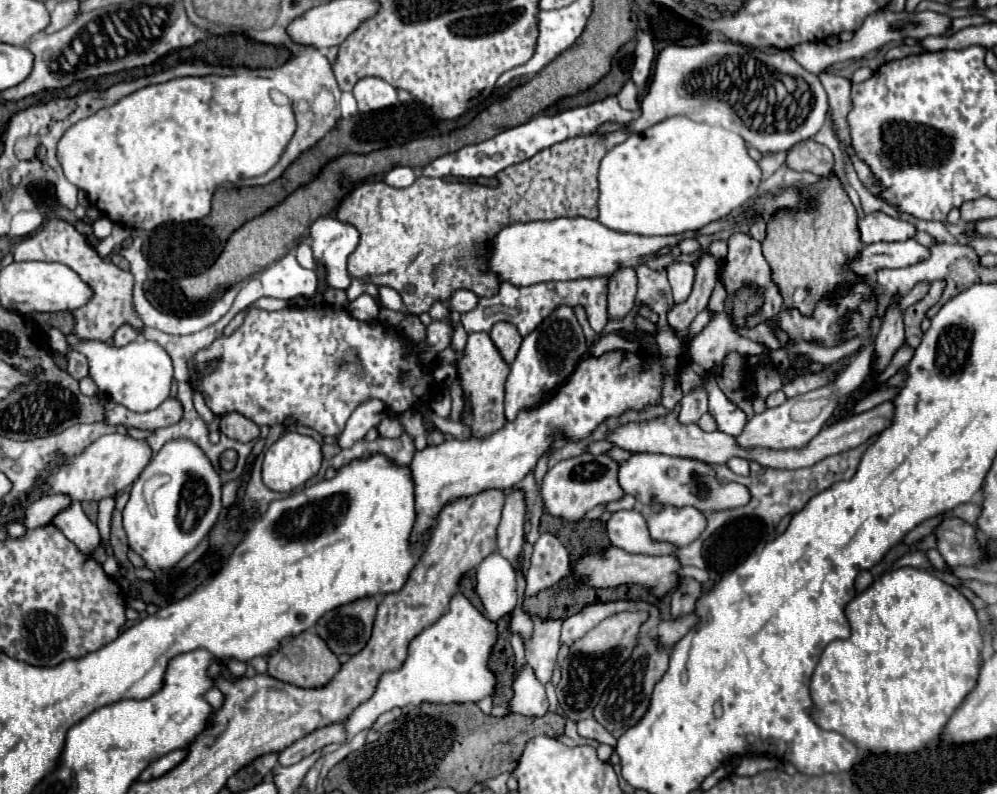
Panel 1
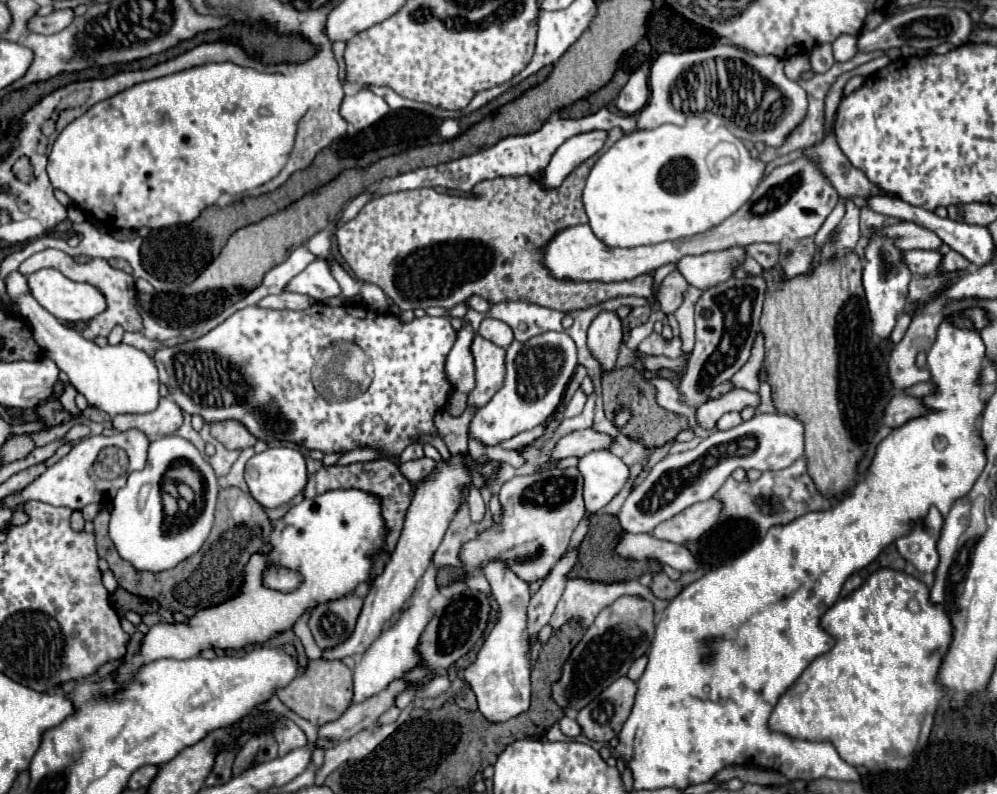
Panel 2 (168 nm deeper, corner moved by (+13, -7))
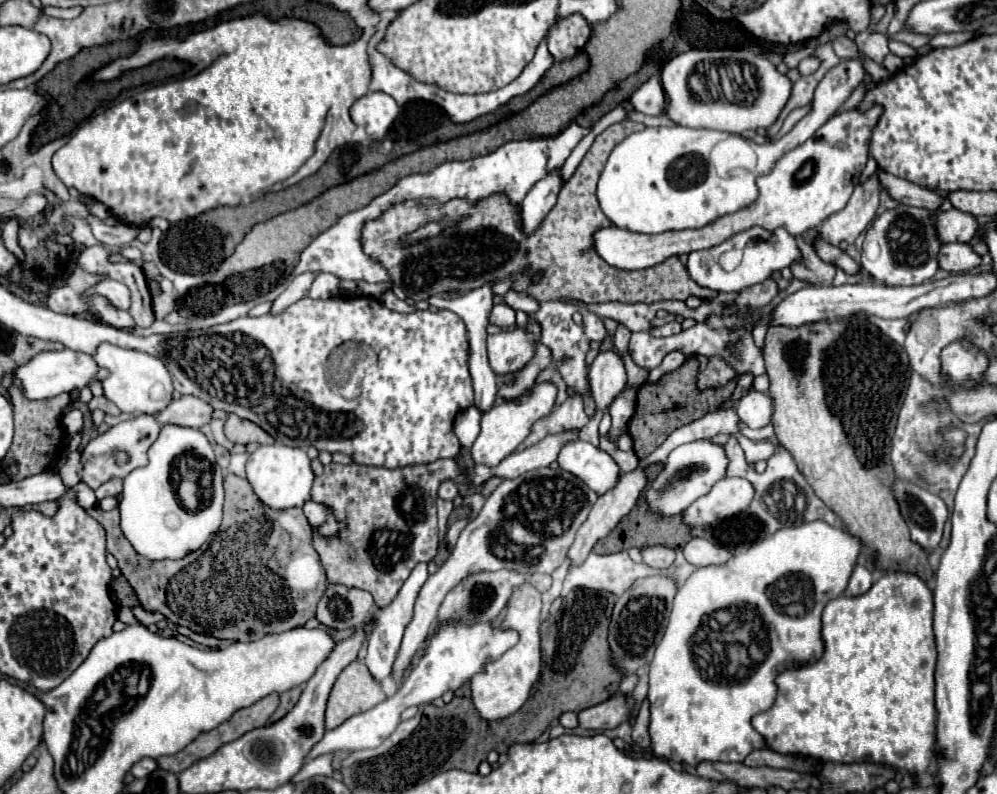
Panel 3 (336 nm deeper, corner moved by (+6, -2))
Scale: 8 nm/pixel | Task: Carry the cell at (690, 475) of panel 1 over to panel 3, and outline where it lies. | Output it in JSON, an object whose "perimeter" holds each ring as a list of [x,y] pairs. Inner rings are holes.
{"perimeter":[[[583,440],[565,442],[561,446],[557,464],[565,472],[571,472],[579,480],[583,480],[597,494],[611,490],[621,472],[617,462],[607,452]]]}

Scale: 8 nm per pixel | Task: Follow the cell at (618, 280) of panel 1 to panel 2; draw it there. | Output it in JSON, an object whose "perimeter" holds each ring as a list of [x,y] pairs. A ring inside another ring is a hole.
{"perimeter":[[[600,311],[588,329],[588,349],[608,371],[614,367],[622,343],[622,321],[612,311]]]}

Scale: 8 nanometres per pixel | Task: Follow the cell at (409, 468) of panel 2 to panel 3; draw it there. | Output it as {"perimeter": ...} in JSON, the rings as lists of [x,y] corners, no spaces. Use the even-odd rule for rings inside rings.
{"perimeter":[[[443,482],[443,486],[439,488],[439,498],[443,500],[455,500],[459,496],[457,484],[455,482]]]}

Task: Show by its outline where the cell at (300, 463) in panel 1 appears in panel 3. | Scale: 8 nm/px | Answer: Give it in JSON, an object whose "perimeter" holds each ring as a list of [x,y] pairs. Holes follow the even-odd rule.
{"perimeter":[[[283,444],[259,446],[253,454],[249,454],[245,468],[247,468],[247,480],[253,492],[259,496],[259,500],[265,506],[273,510],[303,506],[307,500],[311,500],[313,470],[311,470],[311,460],[301,448],[289,448]]]}

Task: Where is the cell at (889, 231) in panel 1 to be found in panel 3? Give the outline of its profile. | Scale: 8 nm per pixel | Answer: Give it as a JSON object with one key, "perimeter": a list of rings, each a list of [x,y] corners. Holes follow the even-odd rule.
{"perimeter":[[[949,210],[937,214],[939,238],[943,242],[969,242],[979,232],[979,222],[973,214],[961,210]]]}

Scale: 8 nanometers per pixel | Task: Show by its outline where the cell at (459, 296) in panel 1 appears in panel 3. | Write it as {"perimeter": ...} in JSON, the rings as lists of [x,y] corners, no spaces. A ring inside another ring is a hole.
{"perimeter":[[[511,290],[503,298],[505,298],[505,304],[509,304],[513,310],[523,310],[527,314],[535,314],[539,310],[539,302],[535,298],[531,298],[529,294],[525,294],[525,292]]]}

